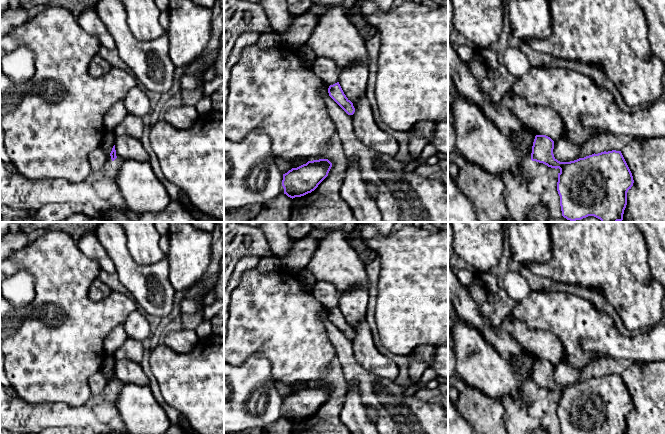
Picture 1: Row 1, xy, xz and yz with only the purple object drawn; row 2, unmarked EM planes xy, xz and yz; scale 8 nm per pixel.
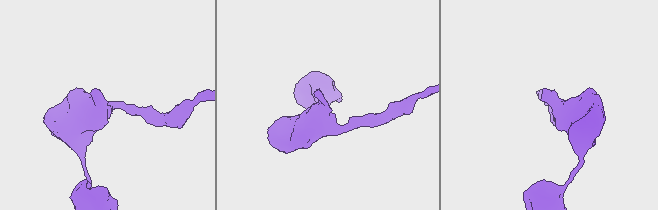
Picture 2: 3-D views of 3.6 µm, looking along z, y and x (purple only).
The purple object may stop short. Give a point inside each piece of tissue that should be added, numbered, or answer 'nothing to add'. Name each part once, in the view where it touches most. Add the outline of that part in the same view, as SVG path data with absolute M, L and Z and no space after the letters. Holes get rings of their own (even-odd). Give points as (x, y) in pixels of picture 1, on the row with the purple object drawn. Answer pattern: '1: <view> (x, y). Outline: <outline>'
nothing to add

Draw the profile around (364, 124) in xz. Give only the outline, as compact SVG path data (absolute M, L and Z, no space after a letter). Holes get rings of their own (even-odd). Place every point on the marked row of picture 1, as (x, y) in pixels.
M366 96L358 98L353 106L355 112L352 120L357 138L380 155L394 156L399 151L399 144L394 137L377 126Z

